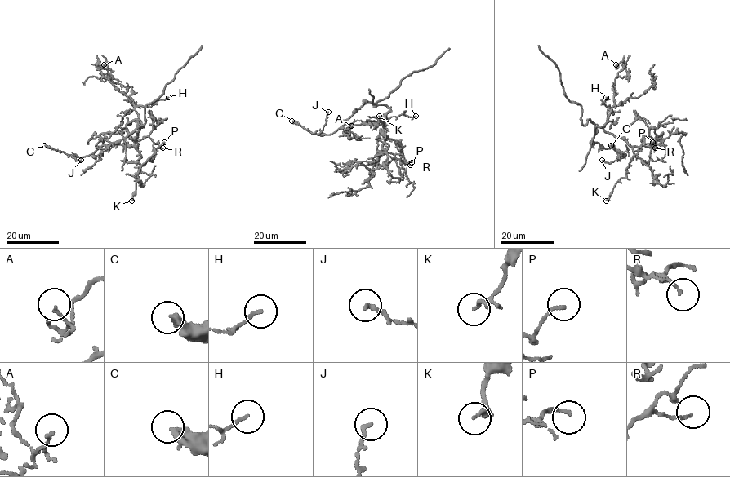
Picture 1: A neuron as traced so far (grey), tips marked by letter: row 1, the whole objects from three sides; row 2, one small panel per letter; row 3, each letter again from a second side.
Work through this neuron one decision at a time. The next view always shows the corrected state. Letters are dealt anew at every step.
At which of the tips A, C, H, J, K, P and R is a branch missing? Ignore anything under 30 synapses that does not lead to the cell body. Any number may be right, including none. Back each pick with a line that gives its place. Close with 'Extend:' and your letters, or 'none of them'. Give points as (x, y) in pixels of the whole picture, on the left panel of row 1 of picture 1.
Extend: none of them

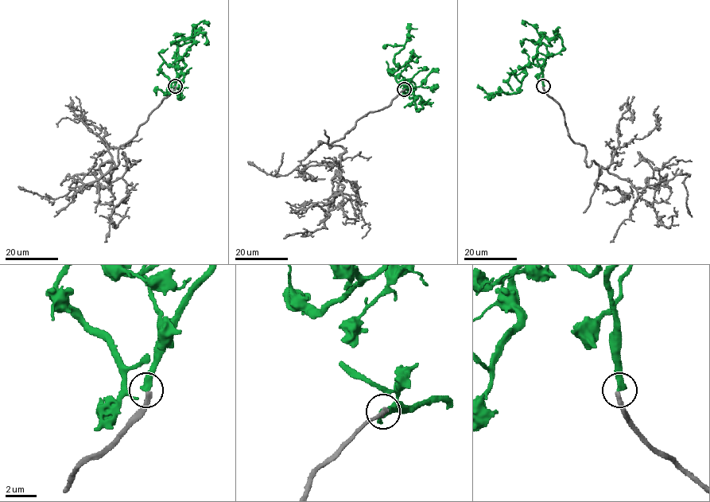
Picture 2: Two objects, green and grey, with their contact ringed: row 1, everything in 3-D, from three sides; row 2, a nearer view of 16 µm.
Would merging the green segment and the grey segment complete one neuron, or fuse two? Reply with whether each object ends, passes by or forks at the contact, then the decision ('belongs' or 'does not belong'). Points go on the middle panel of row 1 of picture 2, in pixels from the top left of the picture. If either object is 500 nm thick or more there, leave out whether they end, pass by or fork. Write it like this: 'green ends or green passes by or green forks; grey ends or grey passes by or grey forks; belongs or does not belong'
green ends; grey ends; does not belong

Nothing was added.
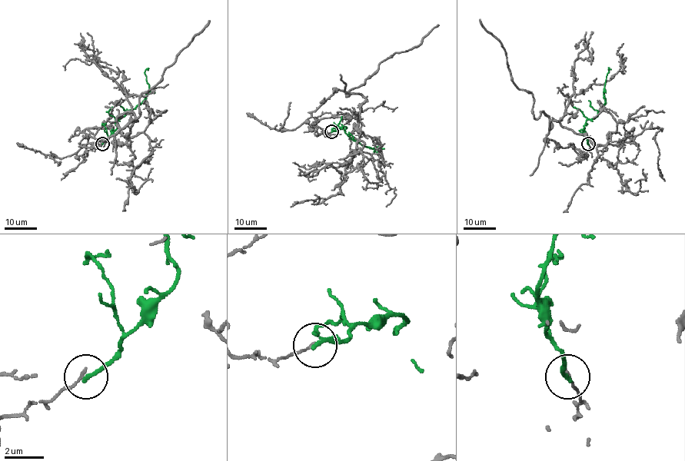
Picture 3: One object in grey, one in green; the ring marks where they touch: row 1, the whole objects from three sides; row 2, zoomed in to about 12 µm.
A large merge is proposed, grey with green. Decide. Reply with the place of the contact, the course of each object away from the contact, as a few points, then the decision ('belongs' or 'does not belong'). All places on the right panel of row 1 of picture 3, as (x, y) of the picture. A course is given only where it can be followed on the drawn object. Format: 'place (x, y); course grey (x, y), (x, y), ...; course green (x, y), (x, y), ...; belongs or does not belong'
place (588, 144); course grey (588, 144), (582, 156), (563, 147), (547, 137), (549, 124), (604, 145), (660, 127), (655, 141), (663, 180); course green (588, 144), (583, 128), (586, 121), (593, 119), (603, 107), (604, 84), (608, 69), (610, 69); does not belong

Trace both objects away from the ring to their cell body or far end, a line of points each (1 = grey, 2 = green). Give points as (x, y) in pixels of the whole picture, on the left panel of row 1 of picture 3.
1: (101, 144), (77, 155), (135, 121), (128, 144), (115, 141), (111, 128), (88, 129), (84, 159), (61, 180)
2: (101, 144), (116, 128), (115, 120), (120, 119), (144, 98), (149, 85), (144, 73), (147, 70)

